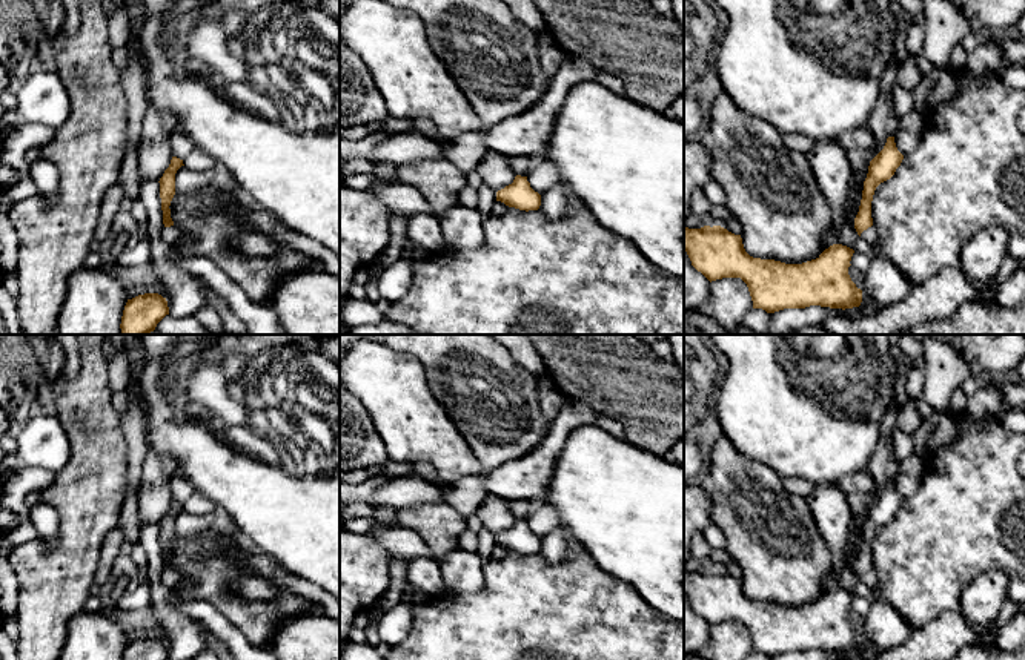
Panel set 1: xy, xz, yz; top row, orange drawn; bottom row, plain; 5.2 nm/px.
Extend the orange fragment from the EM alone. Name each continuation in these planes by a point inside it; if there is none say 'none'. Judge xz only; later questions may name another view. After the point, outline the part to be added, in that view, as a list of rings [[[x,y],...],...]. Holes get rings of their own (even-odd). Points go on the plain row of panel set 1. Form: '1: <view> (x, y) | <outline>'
none

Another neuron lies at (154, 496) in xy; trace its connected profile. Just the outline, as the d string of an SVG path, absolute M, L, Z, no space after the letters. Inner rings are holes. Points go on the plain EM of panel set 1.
M148 445L138 487L138 522L158 526L172 503L171 477L177 474L177 462L166 453L158 453Z

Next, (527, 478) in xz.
M569 399L550 422L542 442L524 457L512 459L490 471L483 471L489 494L510 500L546 500L556 457L566 436L581 427L593 425L599 413L581 399Z

